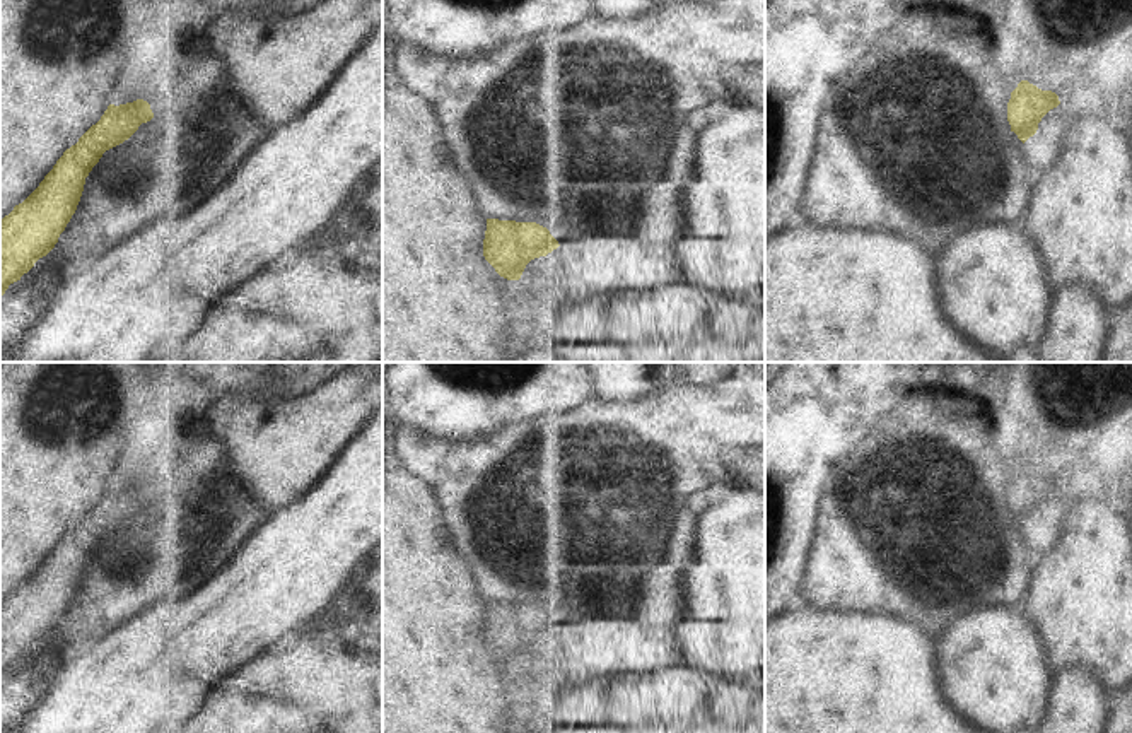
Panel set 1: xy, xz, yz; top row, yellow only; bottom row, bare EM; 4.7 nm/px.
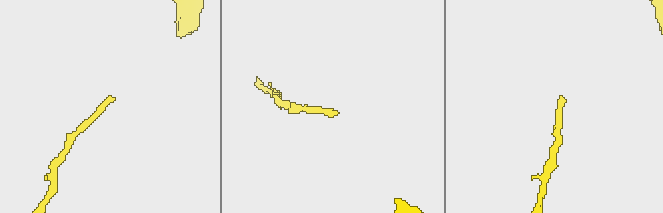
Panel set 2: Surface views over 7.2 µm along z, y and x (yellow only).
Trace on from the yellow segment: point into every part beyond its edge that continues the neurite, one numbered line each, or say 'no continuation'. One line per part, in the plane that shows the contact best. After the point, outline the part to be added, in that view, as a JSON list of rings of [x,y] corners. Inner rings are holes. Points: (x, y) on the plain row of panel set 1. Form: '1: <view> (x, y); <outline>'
no continuation

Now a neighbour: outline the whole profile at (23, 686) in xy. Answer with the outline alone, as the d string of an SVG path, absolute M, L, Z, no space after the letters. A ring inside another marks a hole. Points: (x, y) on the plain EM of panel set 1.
M65 654L41 656L9 668L0 680L0 733L9 733L39 702L63 661Z

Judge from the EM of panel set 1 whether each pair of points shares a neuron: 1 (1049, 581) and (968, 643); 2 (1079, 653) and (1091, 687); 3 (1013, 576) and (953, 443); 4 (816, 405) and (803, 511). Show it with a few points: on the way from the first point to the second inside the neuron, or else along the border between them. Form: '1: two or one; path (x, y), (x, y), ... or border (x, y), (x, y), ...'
1: two; border (1020, 607), (1042, 641)
2: two; border (1054, 674), (1066, 667), (1093, 667), (1108, 689)
3: one; path (999, 544), (960, 504), (956, 475)
4: one; path (803, 431), (803, 486)

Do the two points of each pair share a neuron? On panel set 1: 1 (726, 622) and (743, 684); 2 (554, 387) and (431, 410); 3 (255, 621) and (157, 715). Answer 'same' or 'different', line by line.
1: different
2: same
3: same

